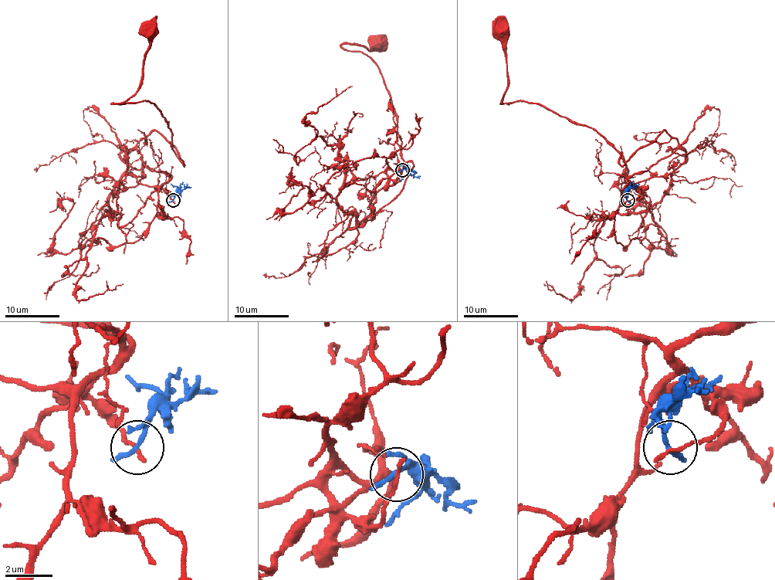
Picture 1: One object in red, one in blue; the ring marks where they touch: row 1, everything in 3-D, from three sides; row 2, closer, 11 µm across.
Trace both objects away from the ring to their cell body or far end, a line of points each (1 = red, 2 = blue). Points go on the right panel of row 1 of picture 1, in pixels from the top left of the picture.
1: (627, 199), (639, 191), (630, 178), (677, 141), (664, 130), (621, 165), (590, 127), (501, 103), (499, 30)
2: (627, 199), (625, 193), (639, 183)

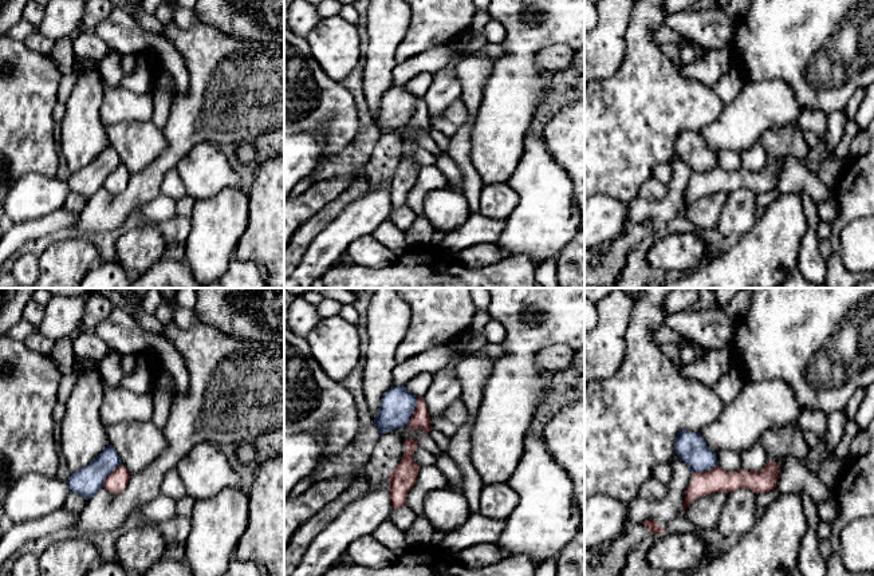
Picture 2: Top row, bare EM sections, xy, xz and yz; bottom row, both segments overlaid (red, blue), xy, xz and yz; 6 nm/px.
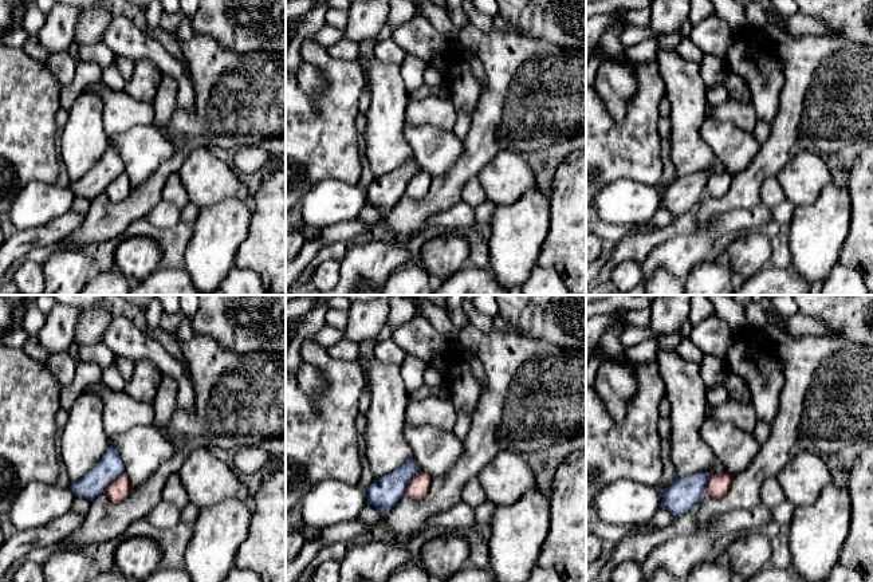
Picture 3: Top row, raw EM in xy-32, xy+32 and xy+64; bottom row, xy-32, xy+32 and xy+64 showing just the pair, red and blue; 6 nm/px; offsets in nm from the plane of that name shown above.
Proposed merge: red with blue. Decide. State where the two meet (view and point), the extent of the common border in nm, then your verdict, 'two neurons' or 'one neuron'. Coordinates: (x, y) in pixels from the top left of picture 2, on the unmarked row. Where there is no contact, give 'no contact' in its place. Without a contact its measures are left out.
xz (414, 111) | 190 nm | two neurons

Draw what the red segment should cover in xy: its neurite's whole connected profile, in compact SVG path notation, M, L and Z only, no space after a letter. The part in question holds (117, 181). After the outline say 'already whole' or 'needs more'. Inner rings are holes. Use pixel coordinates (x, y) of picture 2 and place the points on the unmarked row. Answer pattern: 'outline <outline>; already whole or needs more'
outline M121 163L106 178L103 188L113 194L121 193L126 189L130 179L129 170Z; already whole

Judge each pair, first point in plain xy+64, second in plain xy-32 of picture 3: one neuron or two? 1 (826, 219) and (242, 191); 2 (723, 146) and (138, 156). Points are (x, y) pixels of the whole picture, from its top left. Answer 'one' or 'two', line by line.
1: two
2: one

